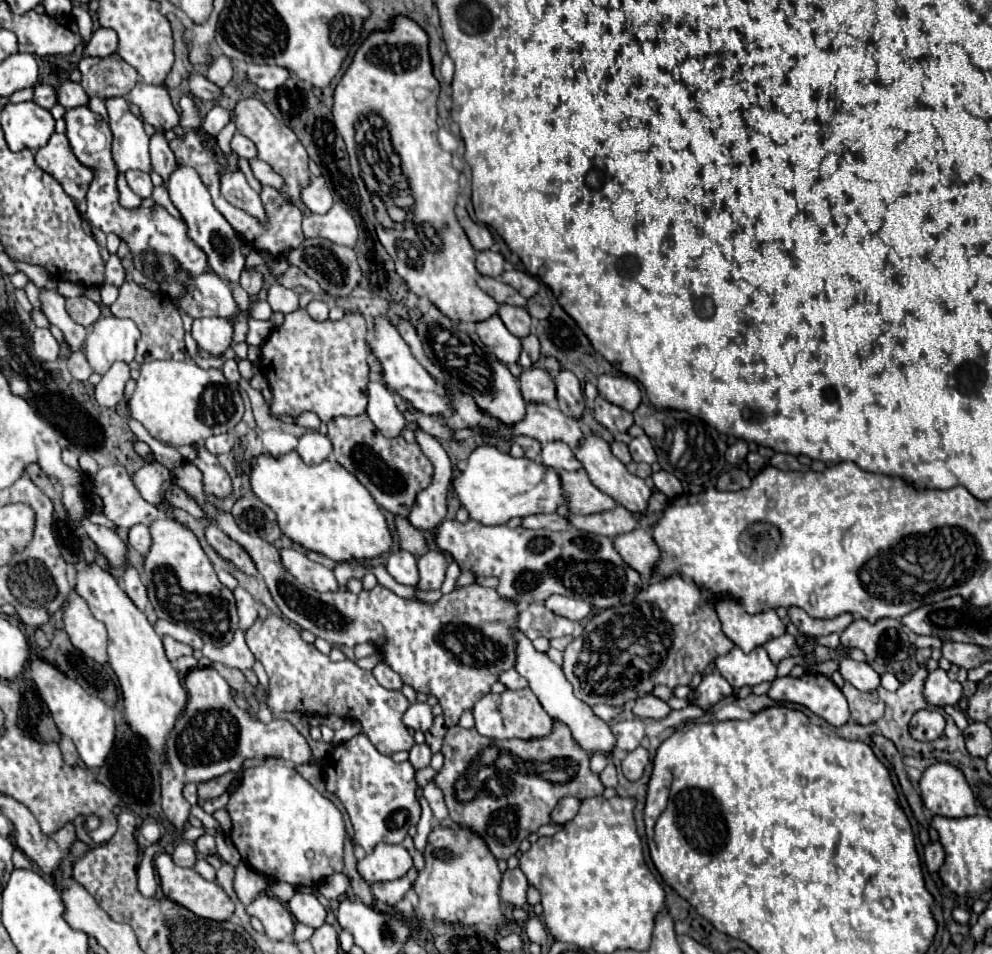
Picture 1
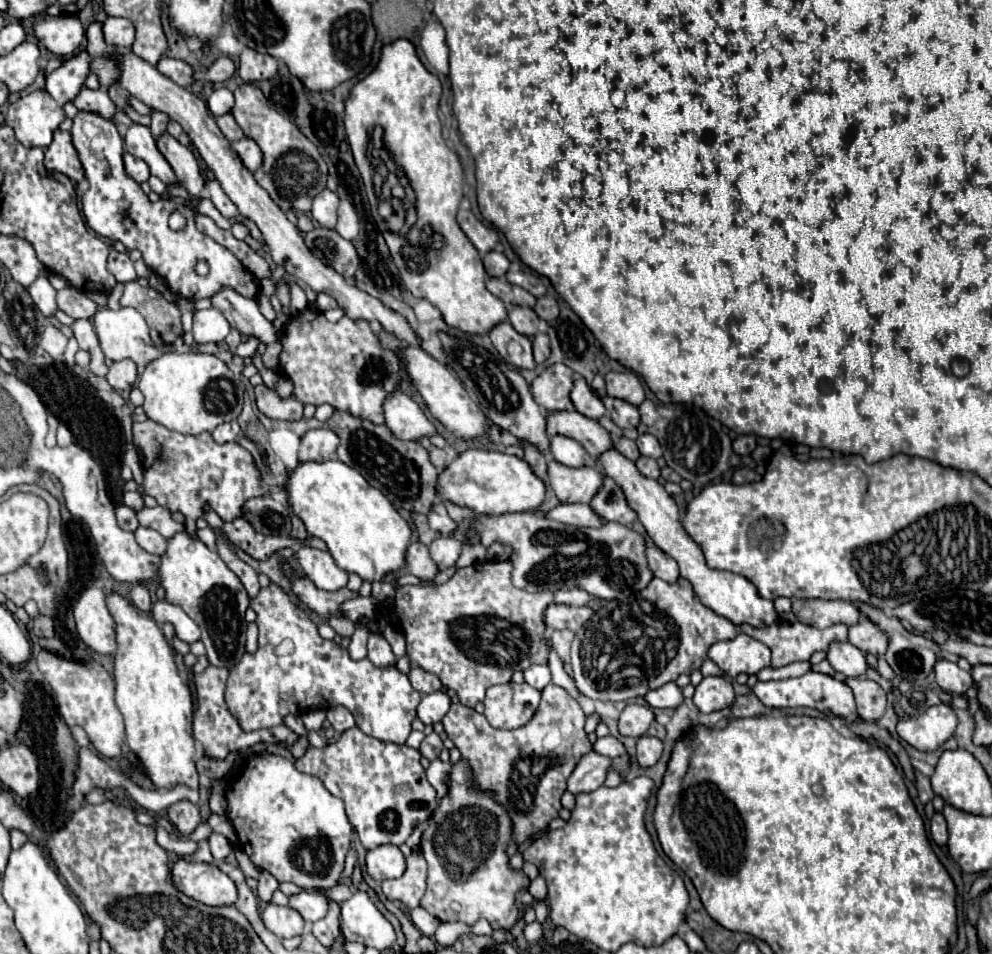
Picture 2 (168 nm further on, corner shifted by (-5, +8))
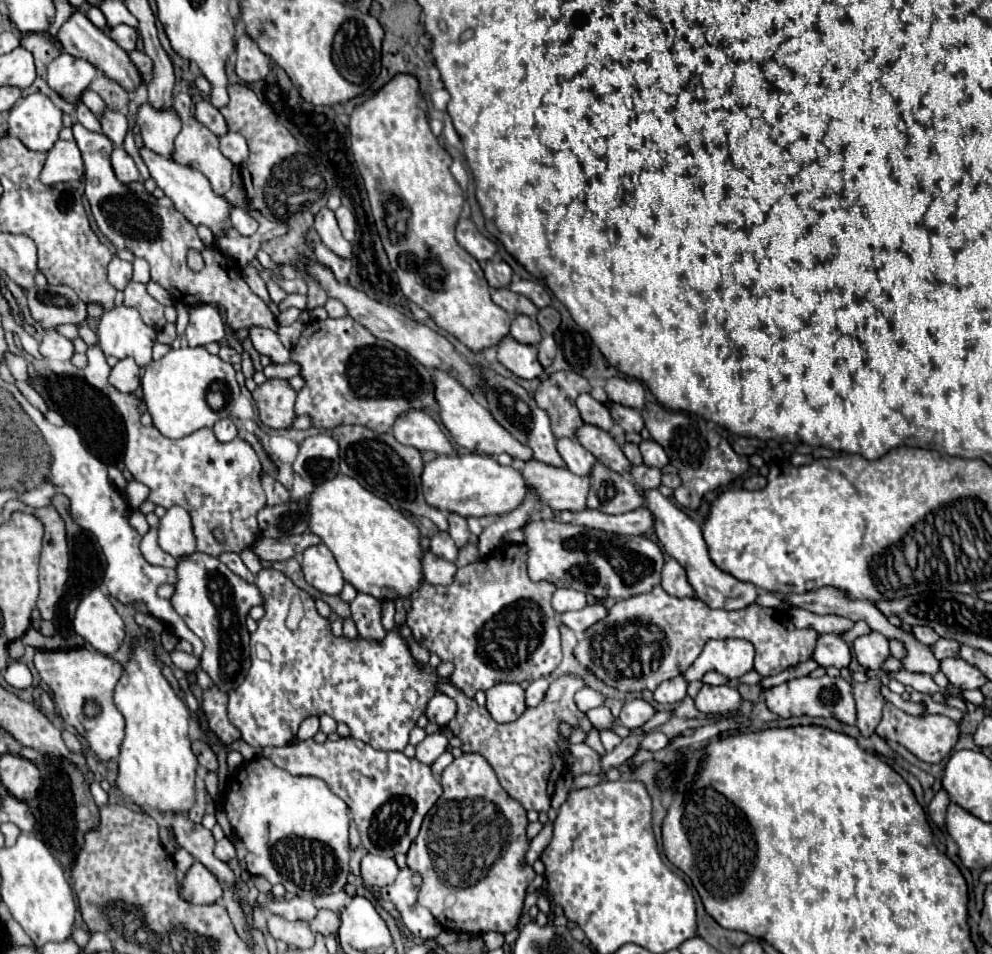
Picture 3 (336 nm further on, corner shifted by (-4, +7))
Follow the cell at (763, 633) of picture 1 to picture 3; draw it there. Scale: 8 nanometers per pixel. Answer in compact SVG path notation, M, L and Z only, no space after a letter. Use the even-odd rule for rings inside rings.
M657 489L651 491L643 491L647 497L647 507L653 511L655 517L655 533L663 545L663 551L669 553L671 557L675 557L687 571L689 583L695 589L695 595L705 601L707 605L713 605L713 609L743 609L745 605L755 603L757 599L757 587L745 581L735 579L731 573L721 571L709 557L707 551L707 543L703 539L701 527L687 515L683 513L675 503L671 503L667 497L663 497Z

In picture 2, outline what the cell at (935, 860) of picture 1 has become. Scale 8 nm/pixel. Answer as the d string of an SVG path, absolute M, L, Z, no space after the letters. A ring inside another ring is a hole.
M934 814L934 818L930 820L930 836L938 846L944 846L948 842L948 828L942 814Z

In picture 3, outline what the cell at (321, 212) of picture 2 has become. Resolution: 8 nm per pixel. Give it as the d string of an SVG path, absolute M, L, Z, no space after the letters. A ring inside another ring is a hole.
M327 207L321 209L321 213L317 213L317 217L315 217L315 231L319 233L323 245L329 247L335 255L339 255L343 259L351 257L351 243L343 239L341 229L339 229L337 219L335 219L335 213L329 211Z

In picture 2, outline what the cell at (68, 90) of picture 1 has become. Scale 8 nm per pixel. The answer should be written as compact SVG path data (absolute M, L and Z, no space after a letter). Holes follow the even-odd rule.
M86 86L80 88L78 96L74 98L74 106L78 110L88 110L88 112L98 112L100 116L106 116L108 120L112 120L114 112L116 112L116 106L114 102L110 100L108 92L104 90L90 90Z

